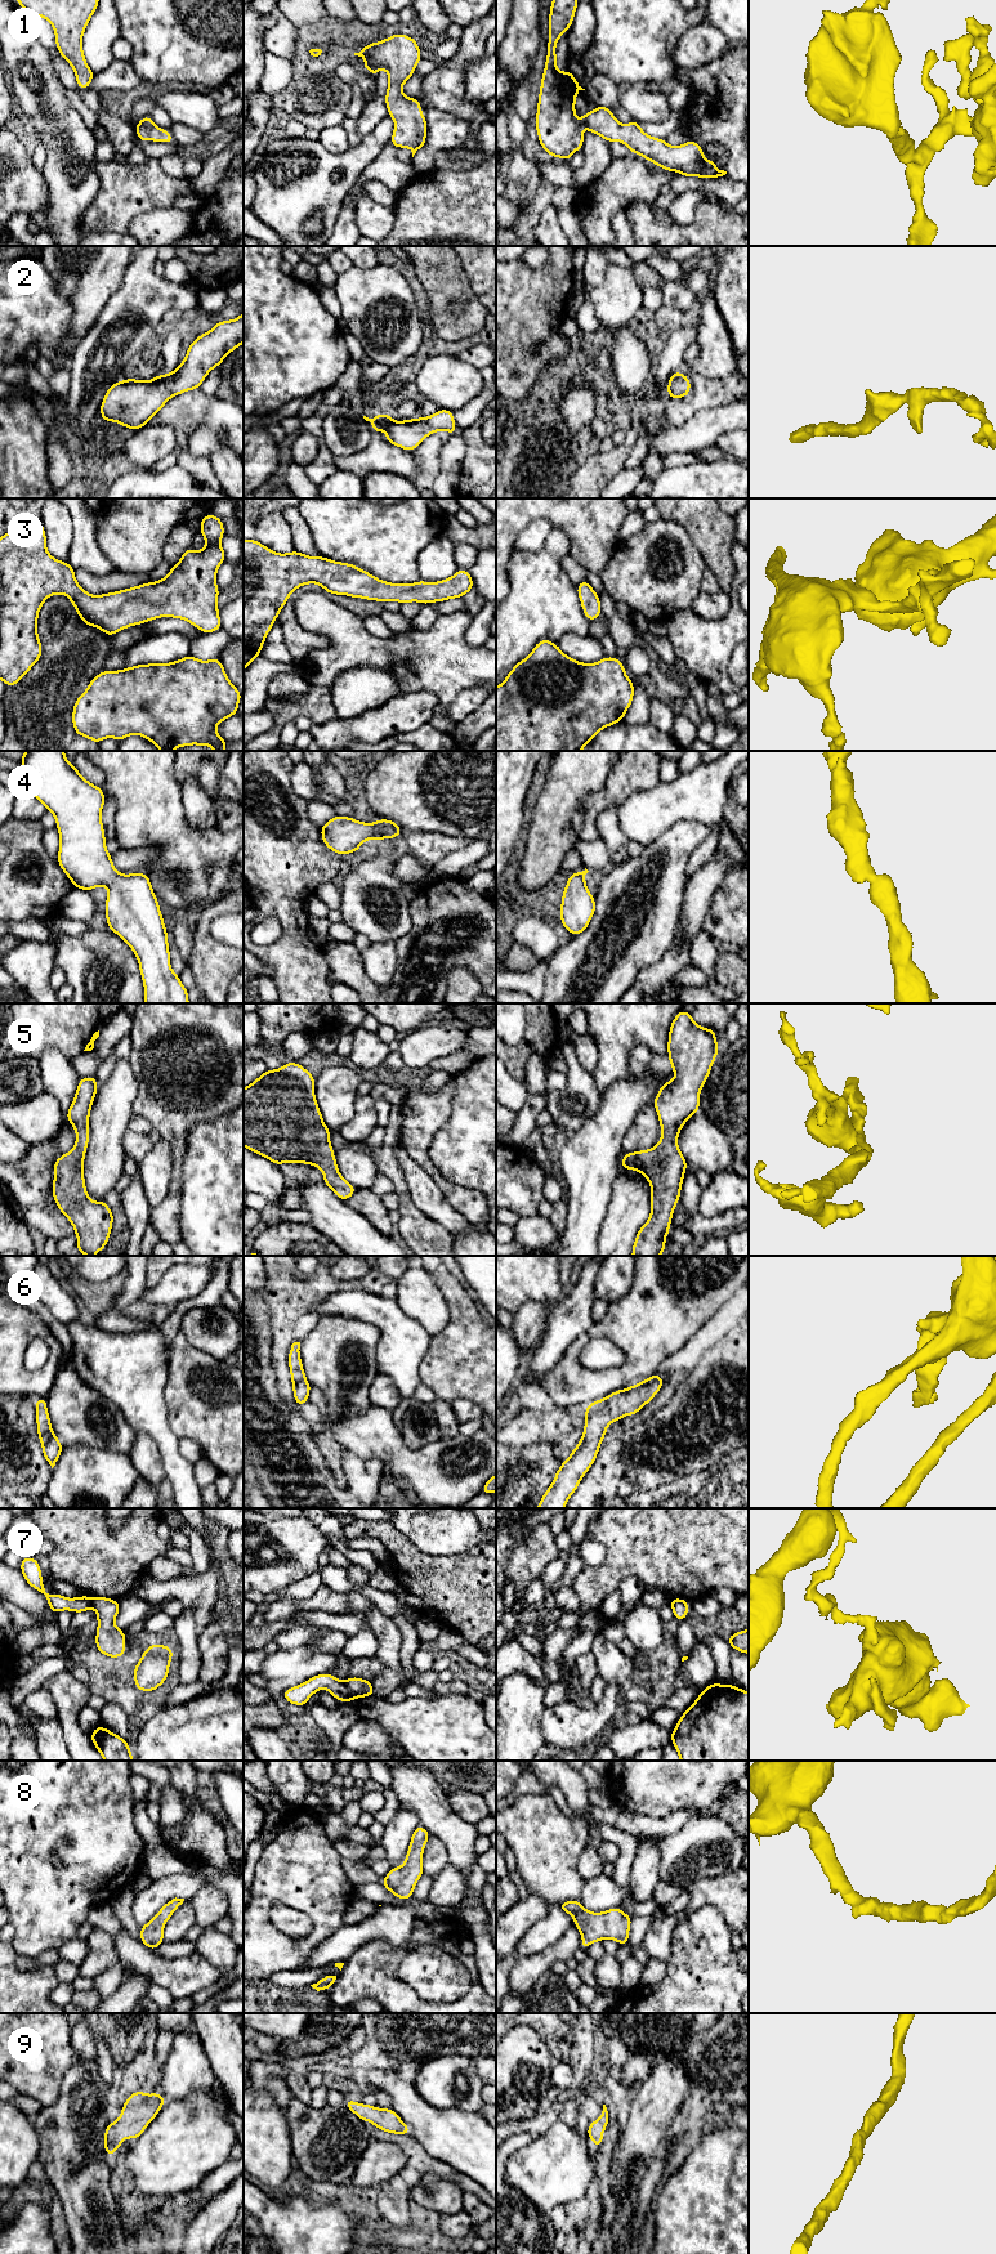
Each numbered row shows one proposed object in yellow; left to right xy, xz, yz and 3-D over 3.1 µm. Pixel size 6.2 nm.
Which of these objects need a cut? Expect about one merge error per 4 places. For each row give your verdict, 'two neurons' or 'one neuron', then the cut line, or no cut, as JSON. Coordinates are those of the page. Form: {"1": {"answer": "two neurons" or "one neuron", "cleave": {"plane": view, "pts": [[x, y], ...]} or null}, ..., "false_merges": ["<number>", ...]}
{"1": {"answer": "one neuron", "cleave": null}, "2": {"answer": "one neuron", "cleave": null}, "3": {"answer": "one neuron", "cleave": null}, "4": {"answer": "one neuron", "cleave": null}, "5": {"answer": "one neuron", "cleave": null}, "6": {"answer": "one neuron", "cleave": null}, "7": {"answer": "two neurons", "cleave": {"plane": "xz", "pts": [[343, 1681], [356, 1696]]}}, "8": {"answer": "one neuron", "cleave": null}, "9": {"answer": "one neuron", "cleave": null}, "false_merges": ["7"]}

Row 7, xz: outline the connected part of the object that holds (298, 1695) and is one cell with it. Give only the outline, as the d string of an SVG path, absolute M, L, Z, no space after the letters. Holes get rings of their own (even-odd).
M330 1673L317 1674L295 1687L285 1690L282 1695L289 1704L304 1707L311 1696L321 1689L327 1689L329 1692L339 1701L353 1701L356 1699L345 1682L335 1678Z

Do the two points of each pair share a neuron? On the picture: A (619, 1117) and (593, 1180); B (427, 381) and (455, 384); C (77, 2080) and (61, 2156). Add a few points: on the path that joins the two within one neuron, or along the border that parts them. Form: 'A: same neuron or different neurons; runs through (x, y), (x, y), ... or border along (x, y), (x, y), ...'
A: same neuron; runs through (603, 1132), (593, 1154), (593, 1164)
B: same neuron; runs through (433, 381), (449, 381)
C: same neuron; runs through (77, 2100), (71, 2137)

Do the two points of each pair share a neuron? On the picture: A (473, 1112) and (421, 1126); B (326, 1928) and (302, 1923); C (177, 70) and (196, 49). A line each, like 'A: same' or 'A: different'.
A: different
B: different
C: same

